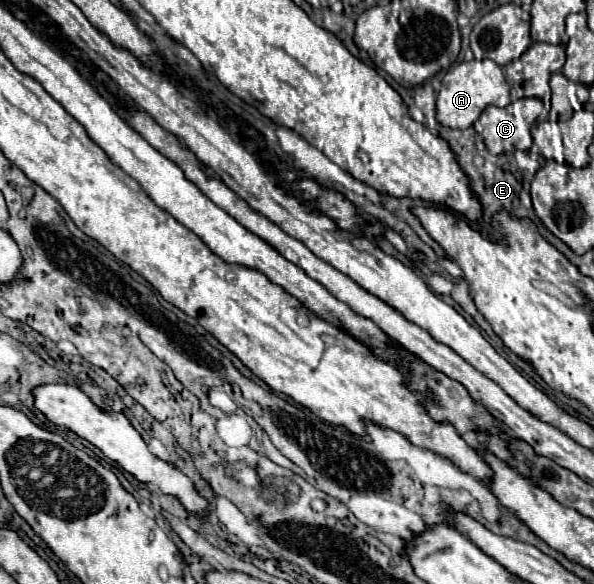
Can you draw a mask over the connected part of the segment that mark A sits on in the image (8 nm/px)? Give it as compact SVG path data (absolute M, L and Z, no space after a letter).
M491 59L463 61L453 69L449 69L449 73L443 77L441 83L443 87L437 95L437 121L451 129L471 127L479 119L481 111L489 105L505 107L511 103L510 88L505 81L503 69Z

